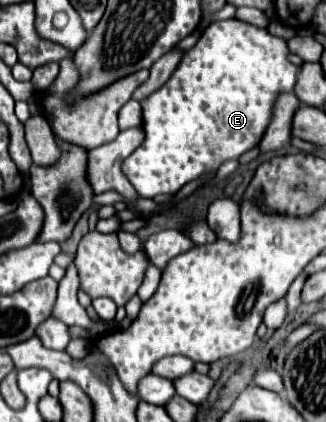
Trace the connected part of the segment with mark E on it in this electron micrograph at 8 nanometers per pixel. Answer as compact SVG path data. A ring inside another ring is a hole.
M227 19L227 21L213 21L199 37L197 45L189 51L183 53L177 69L171 73L171 77L167 79L167 83L163 87L159 87L155 93L151 93L149 97L145 97L141 101L141 107L143 107L143 129L145 129L145 139L143 143L123 161L123 173L127 175L127 179L131 181L131 185L135 187L137 195L139 197L145 197L145 199L155 199L159 195L175 195L185 183L189 181L195 181L195 179L205 179L205 177L213 177L215 171L219 169L221 163L229 161L229 159L239 159L243 153L251 151L253 147L257 147L273 119L273 107L275 107L275 101L281 93L291 93L295 89L295 81L297 81L297 67L289 61L289 55L291 51L287 49L287 43L281 39L281 37L275 37L271 35L267 29L259 29L251 23L243 23L239 19Z

